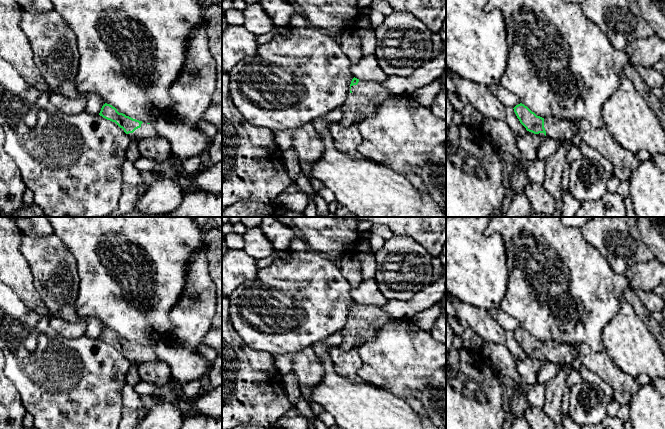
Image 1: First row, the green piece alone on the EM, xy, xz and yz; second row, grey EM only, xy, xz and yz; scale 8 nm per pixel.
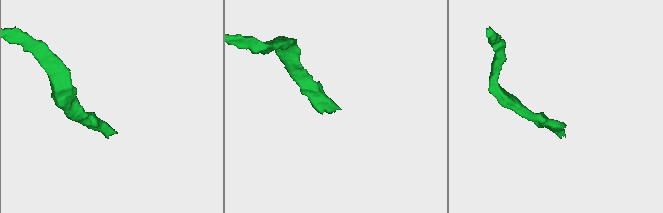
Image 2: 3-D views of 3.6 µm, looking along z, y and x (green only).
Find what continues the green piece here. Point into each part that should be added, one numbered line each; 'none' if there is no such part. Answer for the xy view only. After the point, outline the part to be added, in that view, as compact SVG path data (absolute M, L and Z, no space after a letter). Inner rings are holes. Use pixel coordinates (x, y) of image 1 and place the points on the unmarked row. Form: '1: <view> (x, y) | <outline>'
1: xy (146, 354) | M142 347L141 351L136 353L133 357L129 357L128 360L134 364L141 364L143 362L151 362L159 360L152 348Z

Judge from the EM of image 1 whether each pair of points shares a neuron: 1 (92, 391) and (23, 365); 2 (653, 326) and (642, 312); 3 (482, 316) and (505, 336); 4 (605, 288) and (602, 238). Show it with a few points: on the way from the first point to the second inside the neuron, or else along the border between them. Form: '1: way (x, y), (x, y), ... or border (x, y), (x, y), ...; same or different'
1: way (75, 391), (60, 391), (56, 389), (40, 373); same
2: way (651, 323), (645, 315); same
3: way (487, 322), (499, 334); same
4: border (585, 240), (618, 273); different

